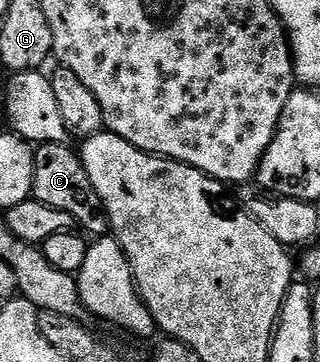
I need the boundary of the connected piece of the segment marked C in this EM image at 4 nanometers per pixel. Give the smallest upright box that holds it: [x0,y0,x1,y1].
[31,142,110,236]

